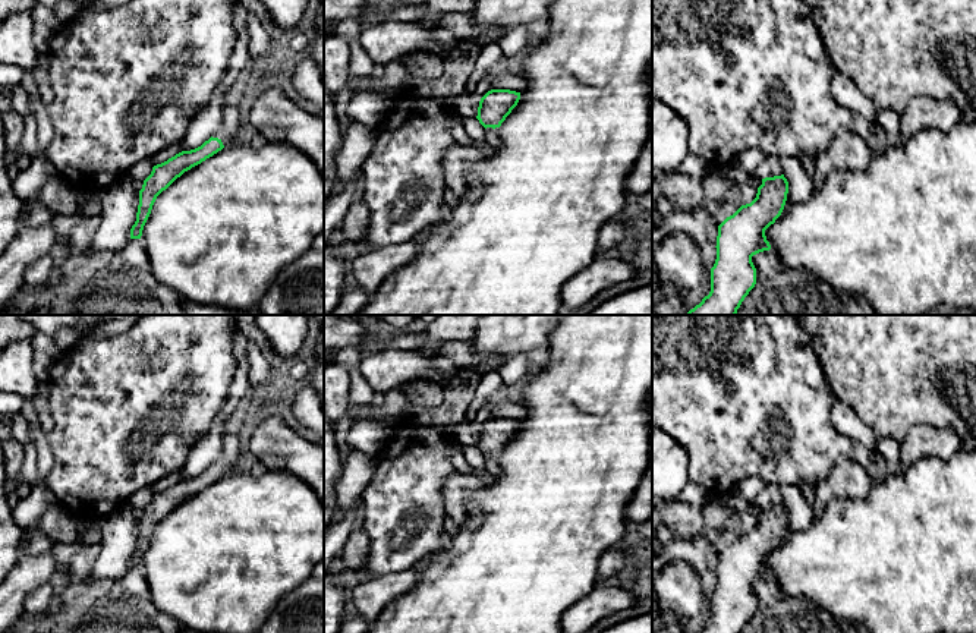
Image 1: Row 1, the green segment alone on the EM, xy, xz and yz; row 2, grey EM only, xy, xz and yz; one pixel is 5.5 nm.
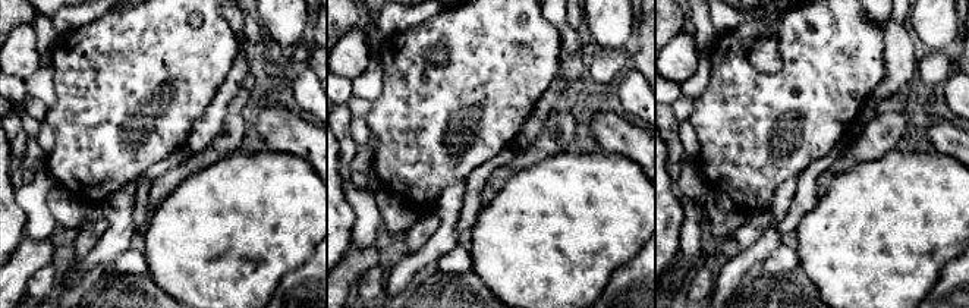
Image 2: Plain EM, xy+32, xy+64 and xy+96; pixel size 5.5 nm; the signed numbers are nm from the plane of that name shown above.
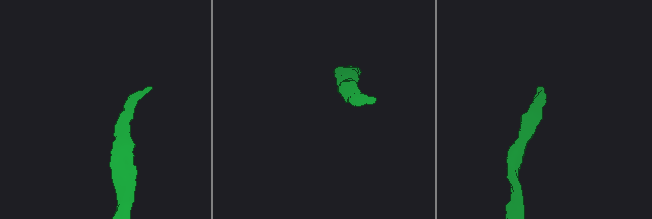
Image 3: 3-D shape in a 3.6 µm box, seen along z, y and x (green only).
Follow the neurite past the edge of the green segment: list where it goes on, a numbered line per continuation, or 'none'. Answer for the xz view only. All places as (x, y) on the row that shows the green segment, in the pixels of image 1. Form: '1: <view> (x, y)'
1: xz (493, 139)

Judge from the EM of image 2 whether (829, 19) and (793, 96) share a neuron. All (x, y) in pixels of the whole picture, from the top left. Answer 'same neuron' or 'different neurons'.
same neuron

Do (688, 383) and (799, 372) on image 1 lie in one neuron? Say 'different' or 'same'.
same

